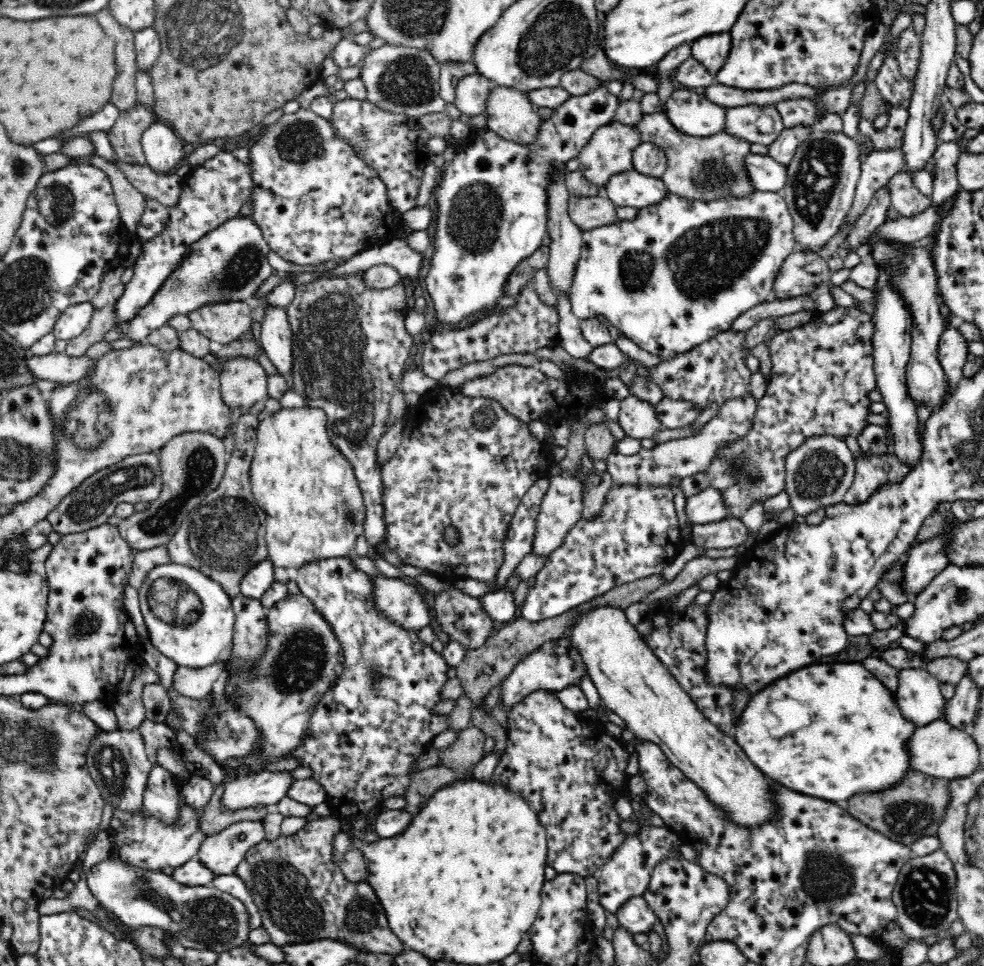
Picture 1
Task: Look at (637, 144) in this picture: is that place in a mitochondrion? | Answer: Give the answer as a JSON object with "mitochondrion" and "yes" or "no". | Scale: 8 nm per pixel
{"mitochondrion":"no"}

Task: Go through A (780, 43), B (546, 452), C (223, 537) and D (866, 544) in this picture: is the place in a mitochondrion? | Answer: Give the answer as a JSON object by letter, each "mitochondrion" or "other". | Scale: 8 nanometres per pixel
{"A":"other","B":"other","C":"mitochondrion","D":"other"}

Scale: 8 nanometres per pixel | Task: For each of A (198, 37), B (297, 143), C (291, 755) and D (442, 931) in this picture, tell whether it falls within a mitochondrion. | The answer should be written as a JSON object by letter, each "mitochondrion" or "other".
{"A":"mitochondrion","B":"mitochondrion","C":"other","D":"other"}

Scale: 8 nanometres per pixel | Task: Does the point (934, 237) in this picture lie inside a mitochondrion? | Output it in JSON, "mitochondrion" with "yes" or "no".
{"mitochondrion":"no"}

